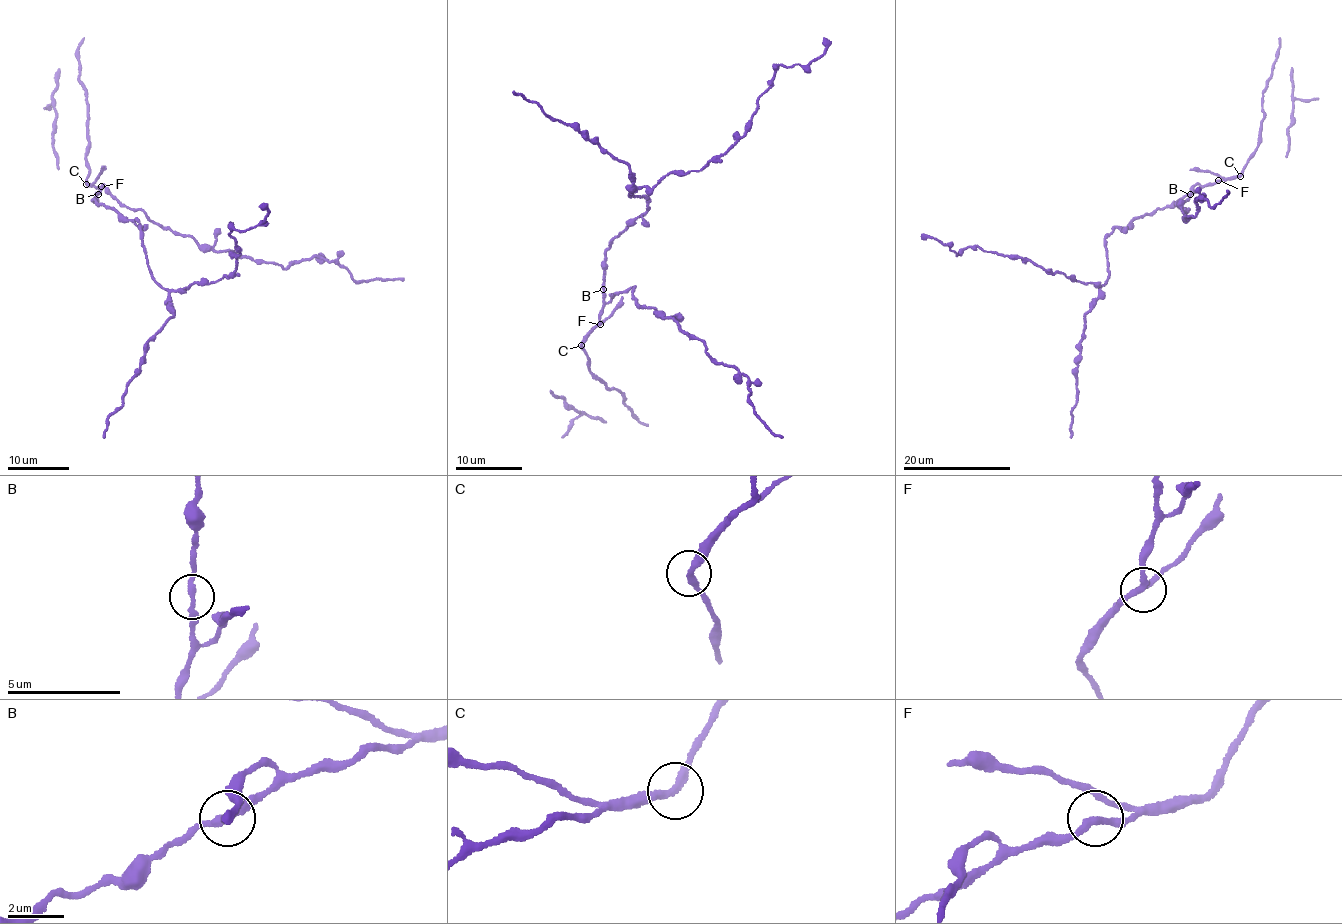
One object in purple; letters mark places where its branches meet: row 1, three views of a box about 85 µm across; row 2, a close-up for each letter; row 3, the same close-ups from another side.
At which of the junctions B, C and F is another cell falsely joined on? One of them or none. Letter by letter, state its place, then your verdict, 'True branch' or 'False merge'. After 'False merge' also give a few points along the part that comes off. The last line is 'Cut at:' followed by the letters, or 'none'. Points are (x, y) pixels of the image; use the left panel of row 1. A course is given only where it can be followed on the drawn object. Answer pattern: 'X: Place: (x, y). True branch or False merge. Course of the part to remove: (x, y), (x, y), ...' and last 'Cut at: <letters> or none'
B: Place: (98, 194). True branch
C: Place: (86, 184). True branch
F: Place: (101, 186). True branch
Cut at: none

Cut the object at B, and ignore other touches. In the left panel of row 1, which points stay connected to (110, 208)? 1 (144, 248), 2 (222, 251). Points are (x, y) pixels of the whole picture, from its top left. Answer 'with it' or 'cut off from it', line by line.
1: with it
2: cut off from it

